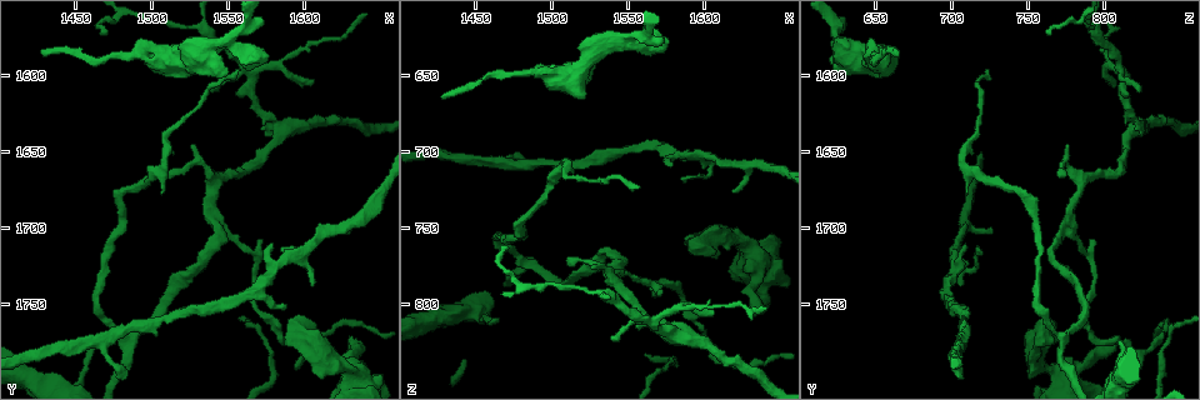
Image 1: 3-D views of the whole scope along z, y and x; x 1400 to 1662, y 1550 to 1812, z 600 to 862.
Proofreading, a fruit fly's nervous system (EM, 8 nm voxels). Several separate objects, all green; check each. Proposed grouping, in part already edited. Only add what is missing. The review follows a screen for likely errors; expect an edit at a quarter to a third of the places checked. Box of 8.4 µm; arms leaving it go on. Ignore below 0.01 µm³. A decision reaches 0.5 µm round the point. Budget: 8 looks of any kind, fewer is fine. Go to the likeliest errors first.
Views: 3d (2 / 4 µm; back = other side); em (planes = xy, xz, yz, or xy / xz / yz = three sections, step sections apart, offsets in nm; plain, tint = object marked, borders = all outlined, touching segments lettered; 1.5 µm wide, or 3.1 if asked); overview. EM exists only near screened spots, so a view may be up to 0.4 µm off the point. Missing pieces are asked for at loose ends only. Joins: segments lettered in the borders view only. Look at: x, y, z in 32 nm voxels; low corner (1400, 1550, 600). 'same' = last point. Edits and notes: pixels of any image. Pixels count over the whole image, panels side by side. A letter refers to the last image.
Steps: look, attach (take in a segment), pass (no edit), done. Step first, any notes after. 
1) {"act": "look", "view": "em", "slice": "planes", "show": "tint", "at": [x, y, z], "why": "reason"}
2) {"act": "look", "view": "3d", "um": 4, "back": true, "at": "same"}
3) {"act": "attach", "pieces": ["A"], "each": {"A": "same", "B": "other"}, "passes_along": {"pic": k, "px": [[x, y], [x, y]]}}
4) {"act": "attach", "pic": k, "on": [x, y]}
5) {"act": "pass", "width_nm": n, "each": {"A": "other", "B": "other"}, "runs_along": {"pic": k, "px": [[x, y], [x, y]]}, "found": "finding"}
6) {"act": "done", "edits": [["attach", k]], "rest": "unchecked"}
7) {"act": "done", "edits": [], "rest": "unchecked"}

{"act": "look", "view": "3d", "um": 2, "at": [1464, 1774, 810], "why": "thin end"}

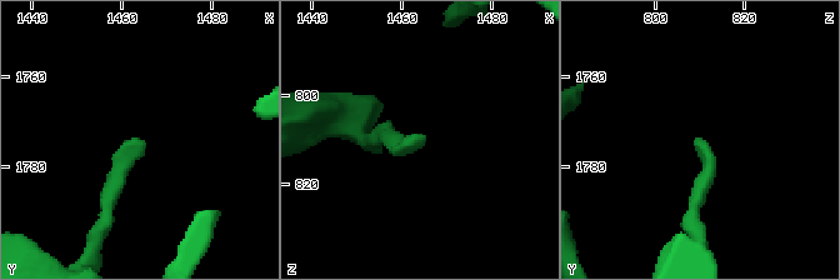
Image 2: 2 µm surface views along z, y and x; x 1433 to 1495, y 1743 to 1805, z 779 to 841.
{"act": "look", "view": "em", "slice": "planes", "show": "borders", "at": [1465, 1776, 809]}

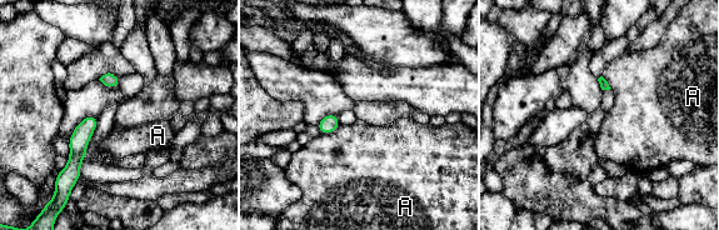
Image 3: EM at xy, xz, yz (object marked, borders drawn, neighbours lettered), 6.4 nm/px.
{"act": "pass", "longest_contact_nm": ["A", 140], "each": {"A": "other"}, "border": {"pic": 3, "px": [[339, 124], [333, 131], [320, 134]]}, "found": "none of them fits"}

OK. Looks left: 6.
{"act": "look", "view": "3d", "um": 4, "at": [1426, 1586, 664], "why": "long arm stops here"}

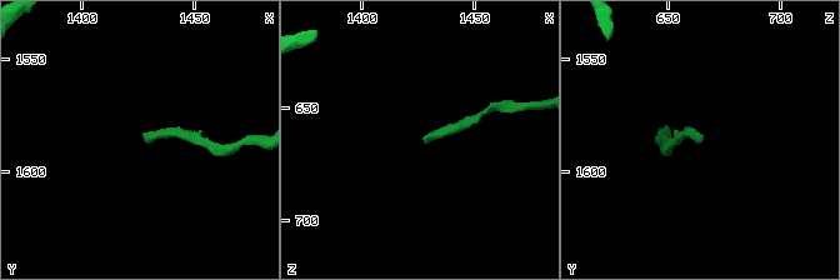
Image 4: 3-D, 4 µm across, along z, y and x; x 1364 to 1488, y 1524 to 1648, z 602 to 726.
{"act": "look", "view": "em", "slice": "planes", "show": "borders", "at": [1427, 1587, 665], "why": "shape alone is not enough"}

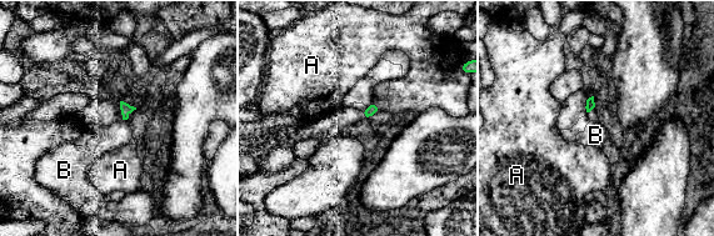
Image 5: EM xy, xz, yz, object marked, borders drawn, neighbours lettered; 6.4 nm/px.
{"act": "pass", "longest_contact_nm": ["B", 30], "each": {"A": "other", "B": "other"}, "border": {"pic": 5, "px": [[123, 119], [126, 120]]}, "found": "no lettered segment goes on from it"}

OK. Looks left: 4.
{"act": "look", "view": "em", "slice": "planes", "show": "borders", "at": [1548, 1598, 626], "why": "branch stops here"}

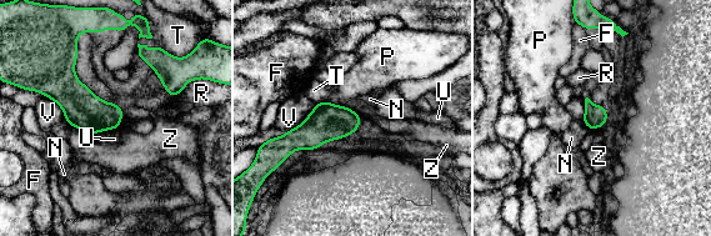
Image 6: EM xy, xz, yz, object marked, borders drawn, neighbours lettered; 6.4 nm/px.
{"act": "pass", "width_nm": 150, "each": {"F": "other", "N": "other", "P": "other", "R": "other", "T": "other", "U": "other", "V": "other", "Z": "other"}, "border": {"pic": 6, "px": [[581, 121], [589, 129]]}, "found": "none of them fits"}

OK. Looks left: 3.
{"act": "look", "view": "3d", "um": 4, "back": true, "at": [1512, 1664, 774], "why": "thin end"}

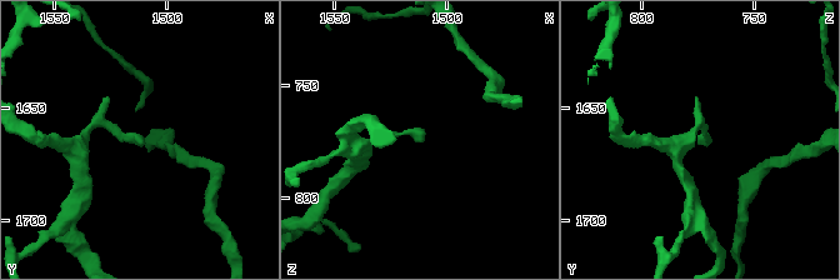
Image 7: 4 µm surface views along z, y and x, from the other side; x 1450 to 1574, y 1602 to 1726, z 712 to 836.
{"act": "look", "view": "em", "slice": "xy", "step": 4, "show": "borders", "at": [1510, 1665, 772]}

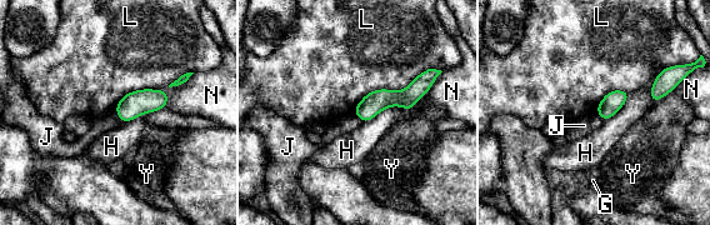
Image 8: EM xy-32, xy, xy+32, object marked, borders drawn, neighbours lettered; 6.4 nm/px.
{"act": "pass", "longest_contact_nm": ["L", 600], "each": {"G": "other", "H": "other", "J": "other", "L": "other", "N": "other", "Y": "other"}, "border": {"pic": 8, "px": [[353, 113], [363, 121]]}, "found": "no lettered segment goes on from it"}

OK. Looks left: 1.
{"act": "done", "edits": [], "rest": "unchecked"}

